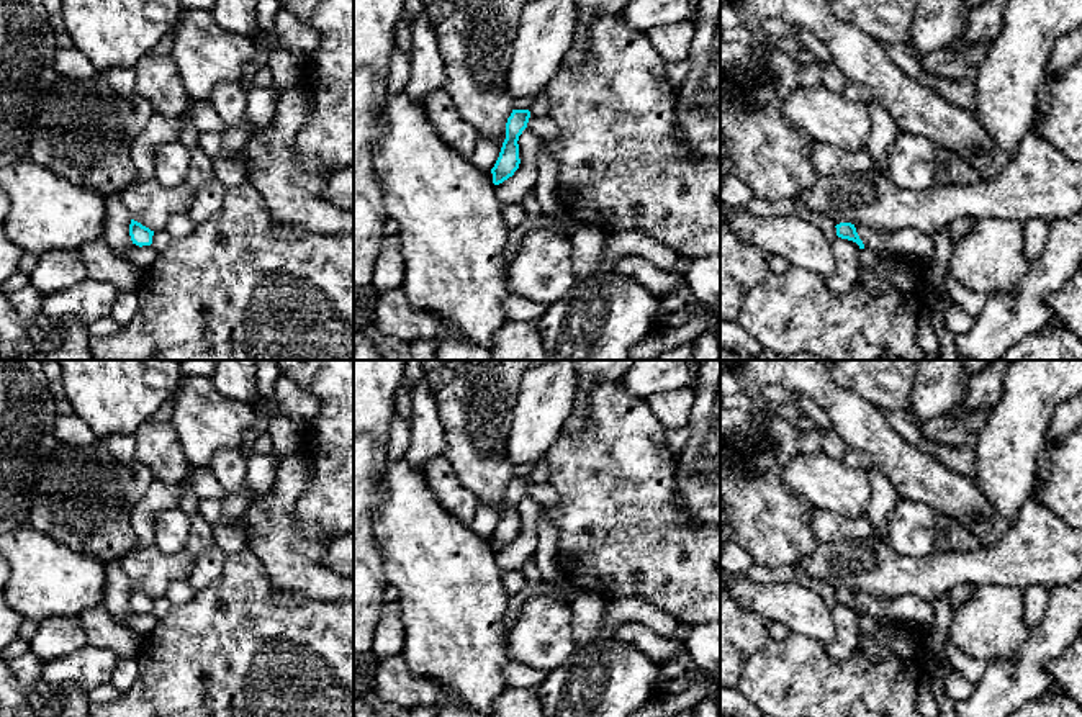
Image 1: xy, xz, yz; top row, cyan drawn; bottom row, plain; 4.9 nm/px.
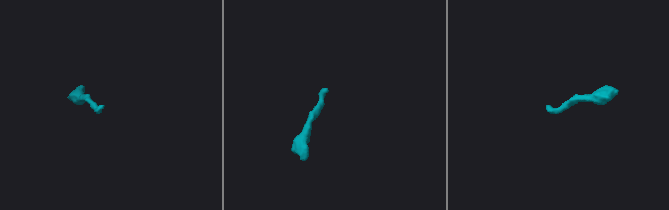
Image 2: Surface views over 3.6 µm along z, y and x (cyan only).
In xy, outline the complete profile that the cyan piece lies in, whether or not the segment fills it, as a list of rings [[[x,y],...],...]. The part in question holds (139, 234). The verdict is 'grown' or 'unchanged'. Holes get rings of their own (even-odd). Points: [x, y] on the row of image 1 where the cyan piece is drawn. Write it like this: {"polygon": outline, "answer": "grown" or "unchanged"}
{"polygon": [[[131,219],[129,236],[131,236],[133,244],[142,247],[142,246],[152,244],[154,231],[151,231],[149,228],[142,226],[141,223]]], "answer": "unchanged"}

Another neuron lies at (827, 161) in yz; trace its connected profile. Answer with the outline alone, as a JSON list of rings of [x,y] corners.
[[[812,141],[810,164],[818,177],[868,172],[876,169],[872,156],[866,149],[859,152],[845,152],[818,141]]]

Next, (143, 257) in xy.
[[[133,244],[129,254],[124,257],[128,262],[146,270],[156,259],[159,252],[152,246],[136,246]]]

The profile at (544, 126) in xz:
[[[530,115],[529,123],[527,123],[527,129],[535,133],[542,141],[560,138],[560,128],[548,115],[539,116],[539,118]]]

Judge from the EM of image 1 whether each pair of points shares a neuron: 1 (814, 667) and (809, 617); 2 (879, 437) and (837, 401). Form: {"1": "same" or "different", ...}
{"1": "different", "2": "same"}

